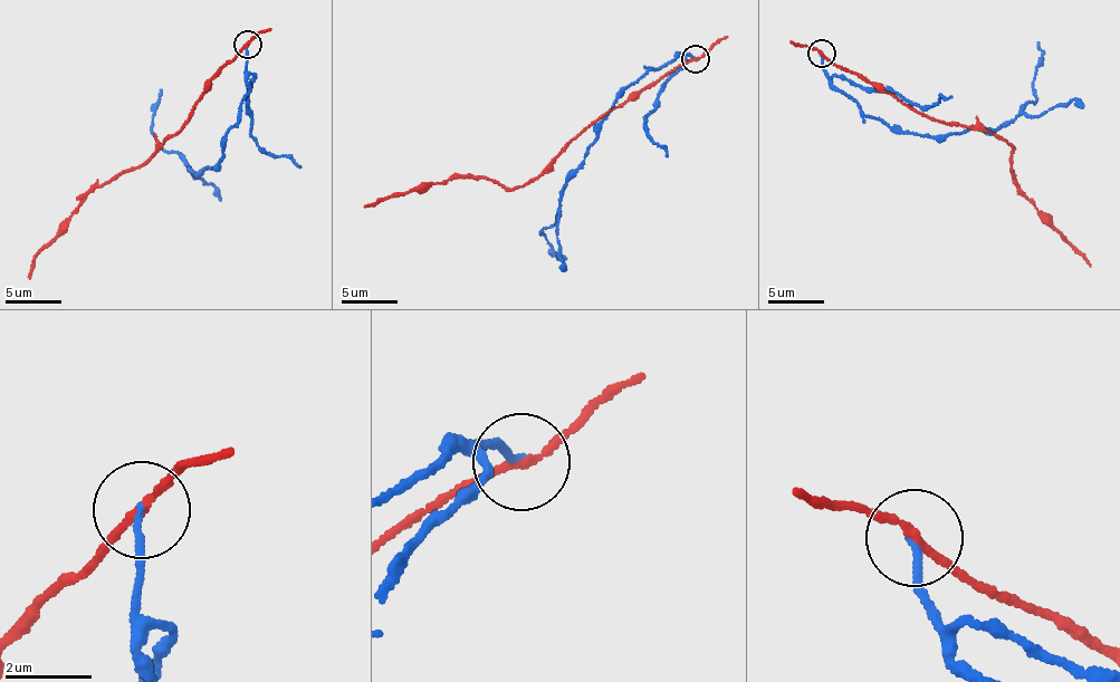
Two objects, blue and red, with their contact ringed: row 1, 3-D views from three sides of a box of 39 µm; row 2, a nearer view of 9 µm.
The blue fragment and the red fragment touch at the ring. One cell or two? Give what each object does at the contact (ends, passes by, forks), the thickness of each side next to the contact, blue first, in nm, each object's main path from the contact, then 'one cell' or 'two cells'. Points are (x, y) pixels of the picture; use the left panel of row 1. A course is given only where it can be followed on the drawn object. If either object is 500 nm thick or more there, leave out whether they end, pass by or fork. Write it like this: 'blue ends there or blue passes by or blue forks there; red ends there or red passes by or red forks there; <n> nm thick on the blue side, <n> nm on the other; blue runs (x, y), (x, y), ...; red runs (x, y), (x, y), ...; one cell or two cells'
blue ends there; red passes by; 140 nm thick on the blue side, 170 nm on the other; blue runs (248, 46), (250, 85), (218, 167), (199, 173), (170, 154), (151, 131), (162, 90); red runs (248, 44), (208, 80), (180, 131), (144, 163), (83, 194), (53, 239), (39, 248), (27, 276); two cells

